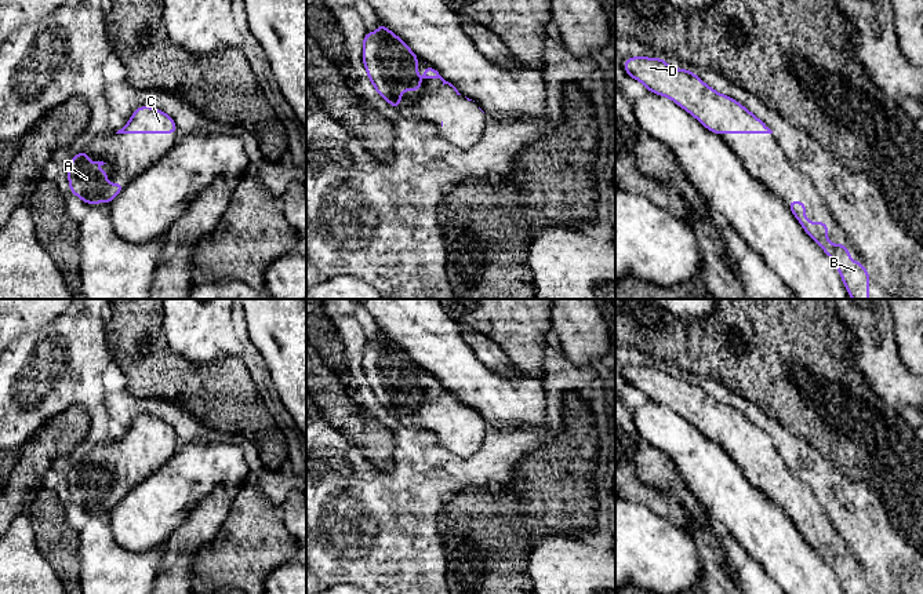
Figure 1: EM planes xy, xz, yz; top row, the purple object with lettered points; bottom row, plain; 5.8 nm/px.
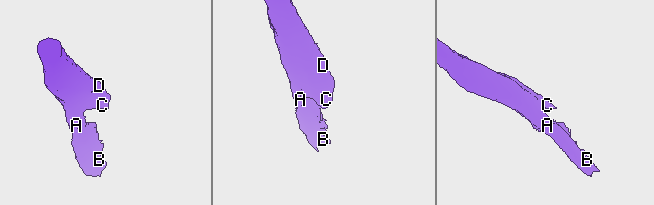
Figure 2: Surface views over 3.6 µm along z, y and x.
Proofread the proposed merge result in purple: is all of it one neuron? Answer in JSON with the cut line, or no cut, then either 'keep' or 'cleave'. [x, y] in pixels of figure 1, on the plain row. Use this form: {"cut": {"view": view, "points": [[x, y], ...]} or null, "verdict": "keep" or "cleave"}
{"cut": null, "verdict": "keep"}

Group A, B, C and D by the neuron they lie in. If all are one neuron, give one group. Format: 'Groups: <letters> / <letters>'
Groups: A B C D

